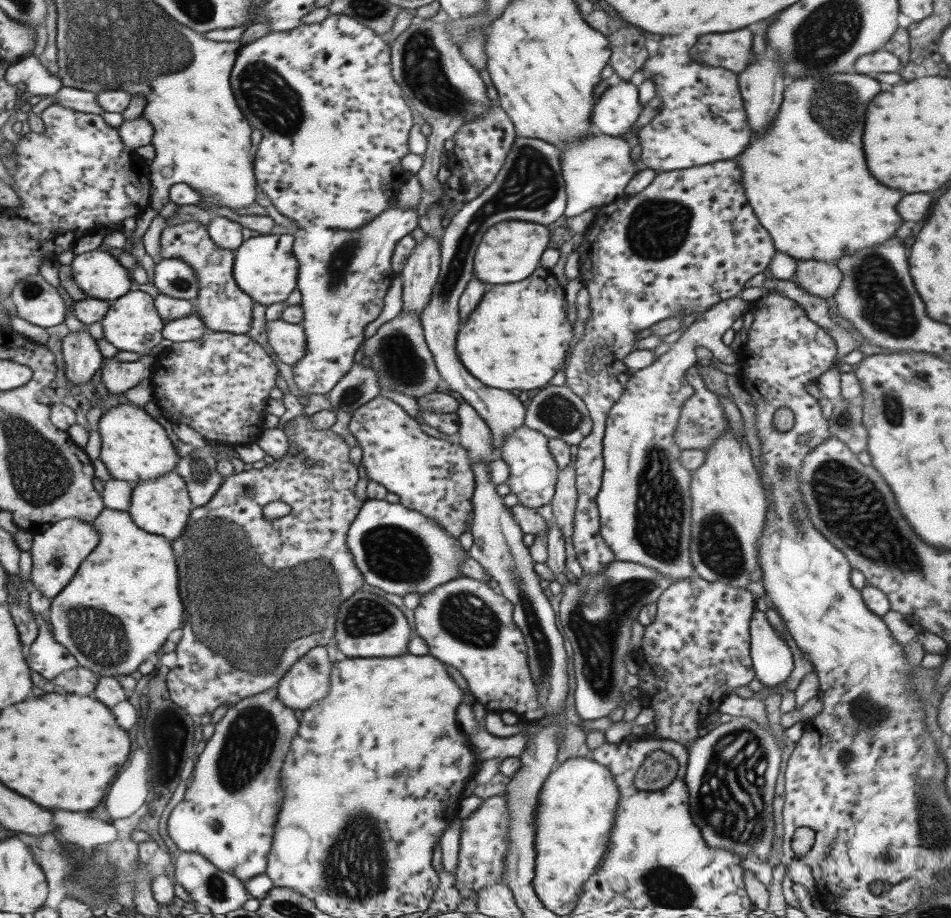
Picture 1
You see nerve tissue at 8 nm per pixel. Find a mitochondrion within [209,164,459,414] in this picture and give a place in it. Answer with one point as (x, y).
(402, 364)

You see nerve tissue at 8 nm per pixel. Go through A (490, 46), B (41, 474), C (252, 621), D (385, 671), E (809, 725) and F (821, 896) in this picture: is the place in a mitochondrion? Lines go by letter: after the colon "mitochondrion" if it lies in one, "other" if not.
A: other
B: mitochondrion
C: mitochondrion
D: other
E: other
F: other

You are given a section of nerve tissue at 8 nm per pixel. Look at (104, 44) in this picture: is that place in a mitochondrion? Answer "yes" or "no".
yes

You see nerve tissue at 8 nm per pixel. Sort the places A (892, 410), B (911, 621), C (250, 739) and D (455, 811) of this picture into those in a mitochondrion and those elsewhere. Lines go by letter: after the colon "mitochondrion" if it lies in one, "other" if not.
A: mitochondrion
B: other
C: mitochondrion
D: other

